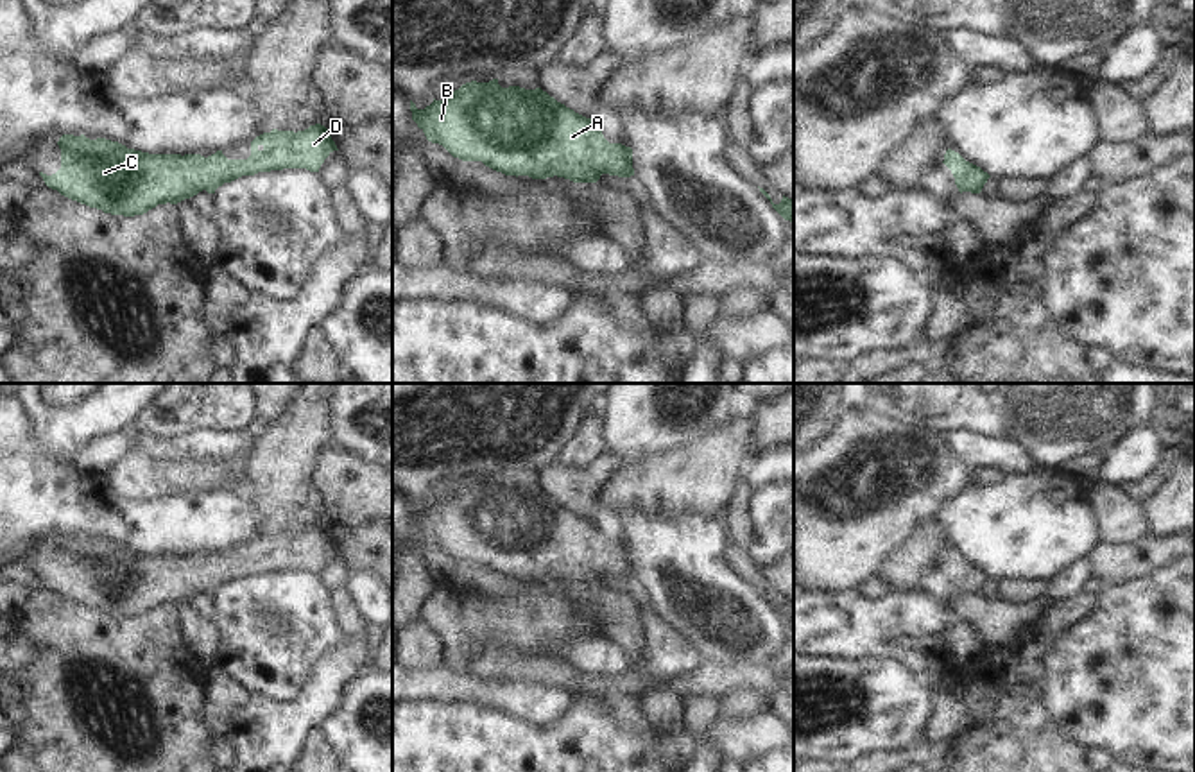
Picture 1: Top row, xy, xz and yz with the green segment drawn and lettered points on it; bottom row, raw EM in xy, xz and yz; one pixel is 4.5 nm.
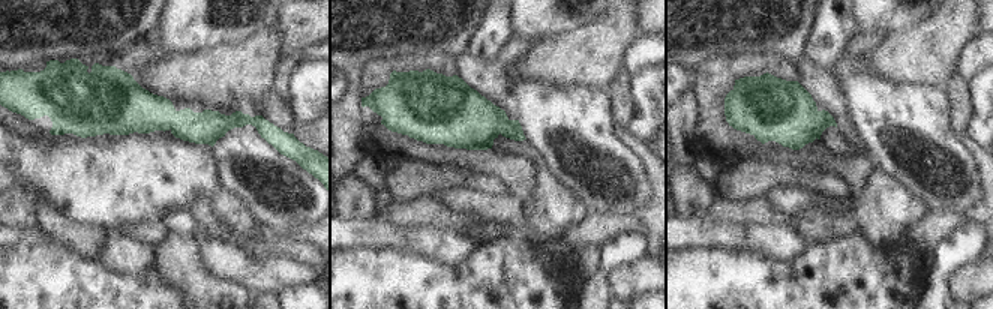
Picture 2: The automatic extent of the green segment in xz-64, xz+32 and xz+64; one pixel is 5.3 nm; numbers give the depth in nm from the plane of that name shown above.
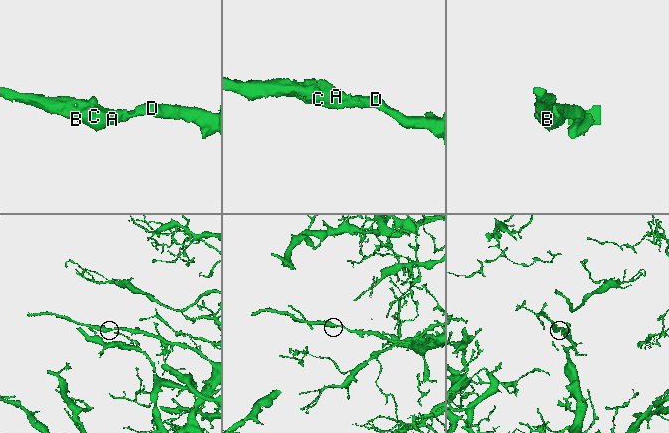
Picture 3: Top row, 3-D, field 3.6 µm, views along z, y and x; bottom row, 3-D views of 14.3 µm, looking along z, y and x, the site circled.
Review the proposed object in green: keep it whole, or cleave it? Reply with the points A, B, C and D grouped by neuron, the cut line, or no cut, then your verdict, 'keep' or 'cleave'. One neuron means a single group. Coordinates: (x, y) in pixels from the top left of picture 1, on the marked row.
groups A B C D; cut none; keep

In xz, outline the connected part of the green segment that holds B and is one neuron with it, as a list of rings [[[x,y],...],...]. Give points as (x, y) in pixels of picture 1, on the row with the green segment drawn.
[[[498,79],[489,82],[466,82],[446,100],[435,100],[417,109],[410,100],[412,120],[426,140],[443,145],[453,158],[482,161],[505,176],[529,176],[532,179],[564,177],[573,183],[597,183],[602,174],[631,177],[632,149],[609,143],[598,125],[541,88],[502,88]]]

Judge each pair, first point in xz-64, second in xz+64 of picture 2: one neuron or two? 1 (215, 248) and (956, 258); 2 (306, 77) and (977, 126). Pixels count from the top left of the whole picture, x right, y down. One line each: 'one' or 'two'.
1: two
2: one

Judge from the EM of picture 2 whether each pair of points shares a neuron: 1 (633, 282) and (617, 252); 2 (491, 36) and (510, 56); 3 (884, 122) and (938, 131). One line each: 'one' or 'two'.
1: two
2: two
3: one

